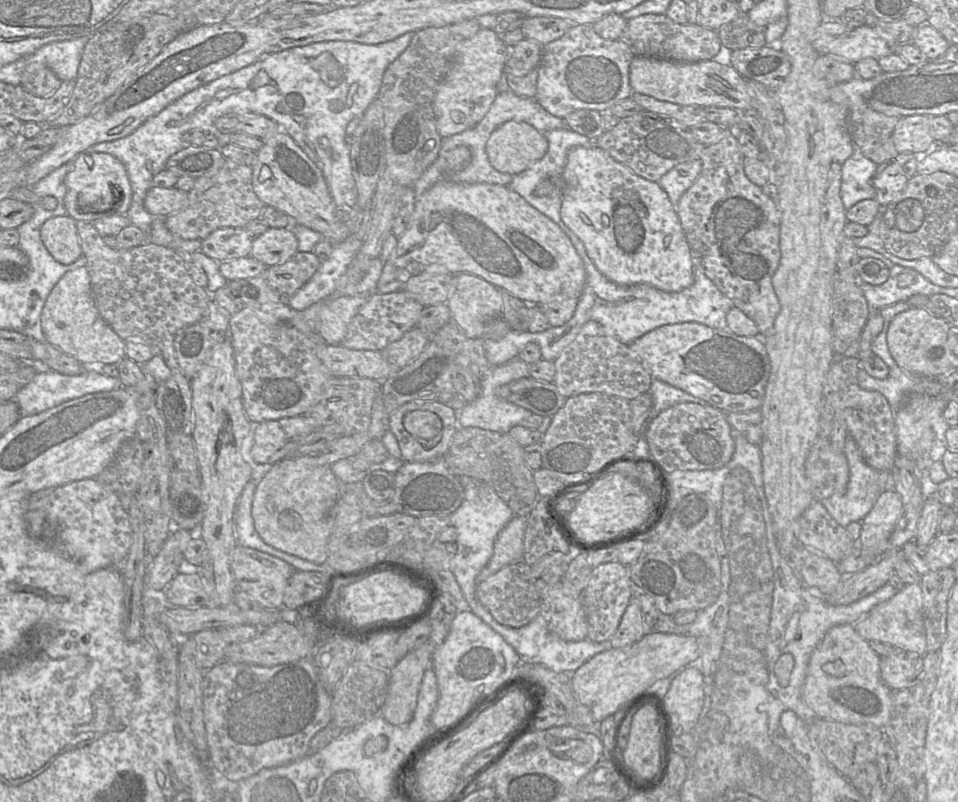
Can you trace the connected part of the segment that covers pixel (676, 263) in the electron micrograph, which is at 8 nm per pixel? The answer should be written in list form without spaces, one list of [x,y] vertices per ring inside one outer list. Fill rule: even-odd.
[[[594,145],[590,148],[578,146],[568,152],[566,165],[563,172],[563,200],[561,205],[561,219],[565,225],[583,242],[586,252],[596,268],[610,281],[622,285],[648,284],[665,292],[680,292],[690,287],[694,282],[694,255],[686,239],[679,217],[668,194],[658,182],[652,182],[636,175],[625,165],[614,160],[605,150]],[[602,216],[610,219],[610,224],[604,226]]]

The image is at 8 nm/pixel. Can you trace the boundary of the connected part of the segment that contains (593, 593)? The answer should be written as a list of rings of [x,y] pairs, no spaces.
[[[618,561],[600,564],[595,567],[587,585],[580,596],[580,602],[588,625],[587,639],[600,643],[607,640],[616,632],[620,620],[632,599],[628,566]]]

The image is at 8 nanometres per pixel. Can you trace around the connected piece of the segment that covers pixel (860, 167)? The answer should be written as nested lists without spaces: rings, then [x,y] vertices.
[[[854,145],[853,154],[842,165],[840,196],[846,210],[859,201],[875,198],[872,178],[878,165],[865,157]]]

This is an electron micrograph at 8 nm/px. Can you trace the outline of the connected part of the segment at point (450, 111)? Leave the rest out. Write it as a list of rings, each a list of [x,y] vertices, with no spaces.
[[[480,29],[473,37],[458,45],[449,70],[437,86],[434,97],[436,129],[442,138],[459,134],[483,119],[499,93],[498,83],[505,72],[509,50],[502,36],[494,29]]]

